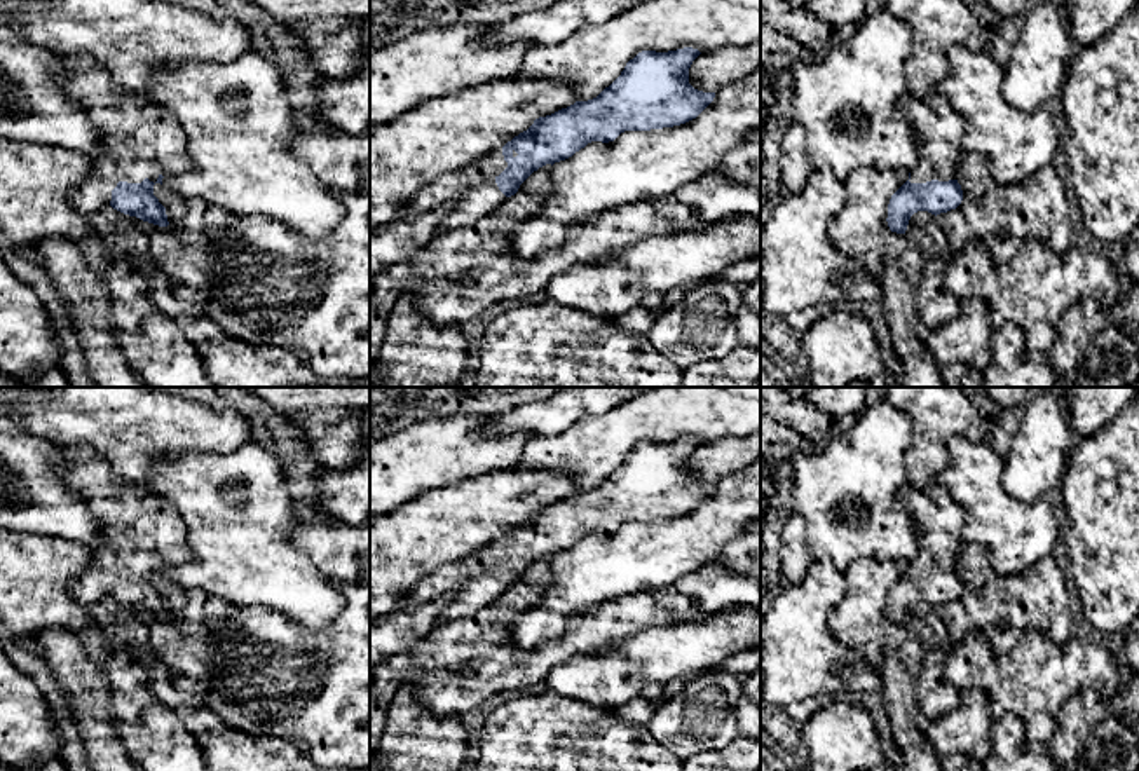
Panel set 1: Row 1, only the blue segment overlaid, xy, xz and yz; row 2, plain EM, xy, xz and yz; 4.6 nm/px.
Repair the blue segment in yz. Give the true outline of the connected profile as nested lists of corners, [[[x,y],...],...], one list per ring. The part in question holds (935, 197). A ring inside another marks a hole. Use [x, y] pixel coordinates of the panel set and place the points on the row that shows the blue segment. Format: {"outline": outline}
{"outline": [[[935,89],[923,98],[907,92],[900,110],[912,124],[919,160],[891,195],[886,222],[891,232],[905,234],[914,213],[937,216],[961,204],[963,190],[956,173],[965,155],[961,141],[966,124]]]}

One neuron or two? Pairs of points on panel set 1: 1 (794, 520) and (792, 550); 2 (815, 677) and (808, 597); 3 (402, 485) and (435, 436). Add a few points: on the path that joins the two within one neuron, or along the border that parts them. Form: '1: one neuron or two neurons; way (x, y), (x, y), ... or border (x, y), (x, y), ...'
1: one neuron; way (794, 527), (794, 543)
2: one neuron; way (808, 658), (808, 616)
3: one neuron; way (403, 473), (428, 449)

